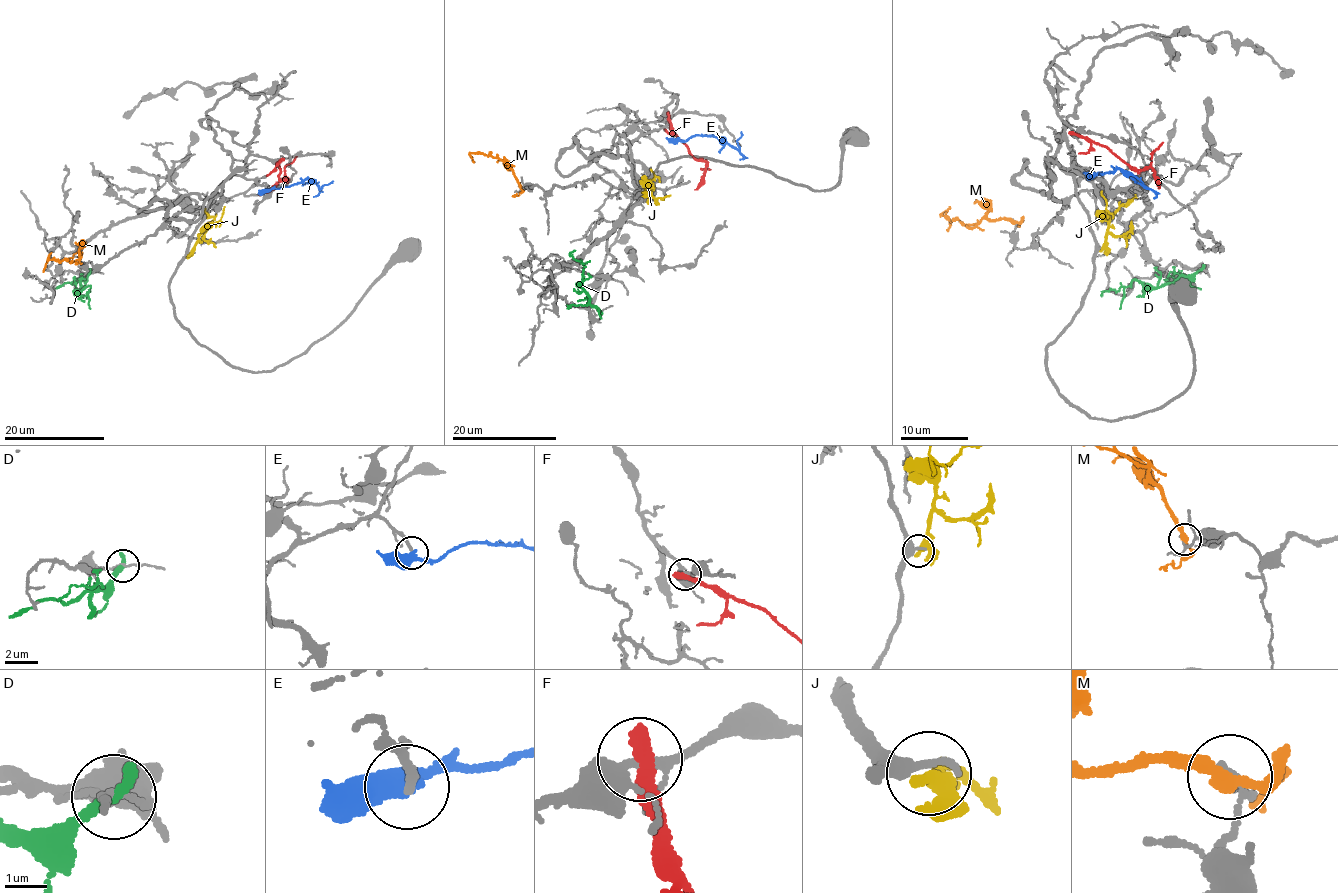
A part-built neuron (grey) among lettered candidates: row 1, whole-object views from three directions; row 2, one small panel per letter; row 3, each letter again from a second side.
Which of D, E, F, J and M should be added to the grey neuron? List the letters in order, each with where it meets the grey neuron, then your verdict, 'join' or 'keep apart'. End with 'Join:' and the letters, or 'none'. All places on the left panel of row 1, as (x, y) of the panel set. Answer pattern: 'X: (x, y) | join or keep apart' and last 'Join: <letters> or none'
D: (90, 272) | keep apart
E: (268, 191) | join
F: (282, 159) | keep apart
J: (190, 254) | keep apart
M: (81, 254) | keep apart
Join: E

